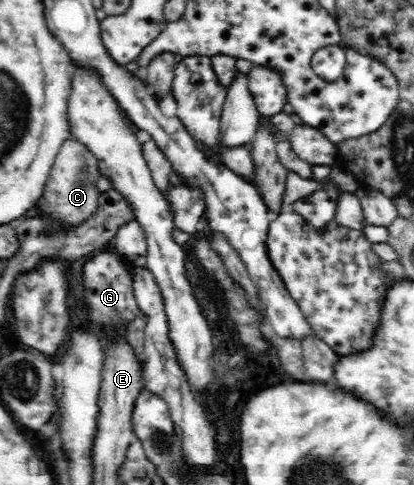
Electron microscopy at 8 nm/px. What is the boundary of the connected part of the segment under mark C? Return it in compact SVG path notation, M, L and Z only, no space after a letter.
M73 134L64 140L54 160L44 192L34 206L36 210L34 216L46 220L44 232L48 236L55 236L63 230L75 230L83 226L97 212L99 196L102 194L97 187L97 180L100 177L97 164L97 158L94 158L88 148L78 142Z

